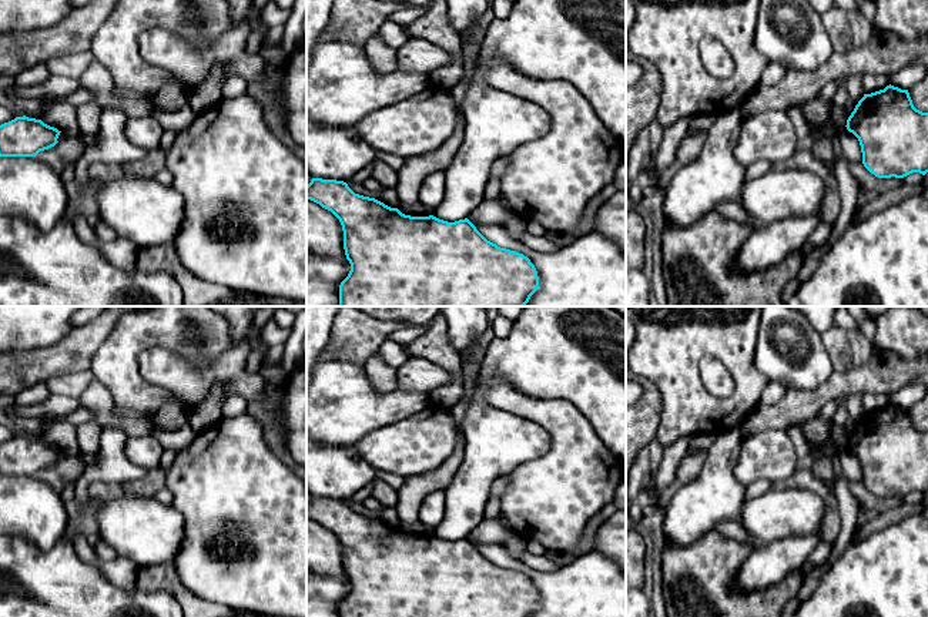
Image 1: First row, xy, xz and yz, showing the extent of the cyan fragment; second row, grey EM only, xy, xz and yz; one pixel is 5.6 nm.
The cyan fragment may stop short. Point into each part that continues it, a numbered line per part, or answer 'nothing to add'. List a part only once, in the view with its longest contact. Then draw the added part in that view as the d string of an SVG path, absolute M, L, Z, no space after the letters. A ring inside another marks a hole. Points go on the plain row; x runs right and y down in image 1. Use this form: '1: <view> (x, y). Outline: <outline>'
nothing to add

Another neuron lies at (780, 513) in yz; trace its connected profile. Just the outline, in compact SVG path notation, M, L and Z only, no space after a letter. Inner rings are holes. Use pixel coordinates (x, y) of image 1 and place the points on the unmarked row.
M773 487L746 500L740 523L756 539L757 546L820 533L824 520L824 499L807 489Z

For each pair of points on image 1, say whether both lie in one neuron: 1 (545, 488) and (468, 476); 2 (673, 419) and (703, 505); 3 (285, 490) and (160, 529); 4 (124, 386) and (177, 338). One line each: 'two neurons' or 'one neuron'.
1: two neurons
2: two neurons
3: two neurons
4: one neuron

